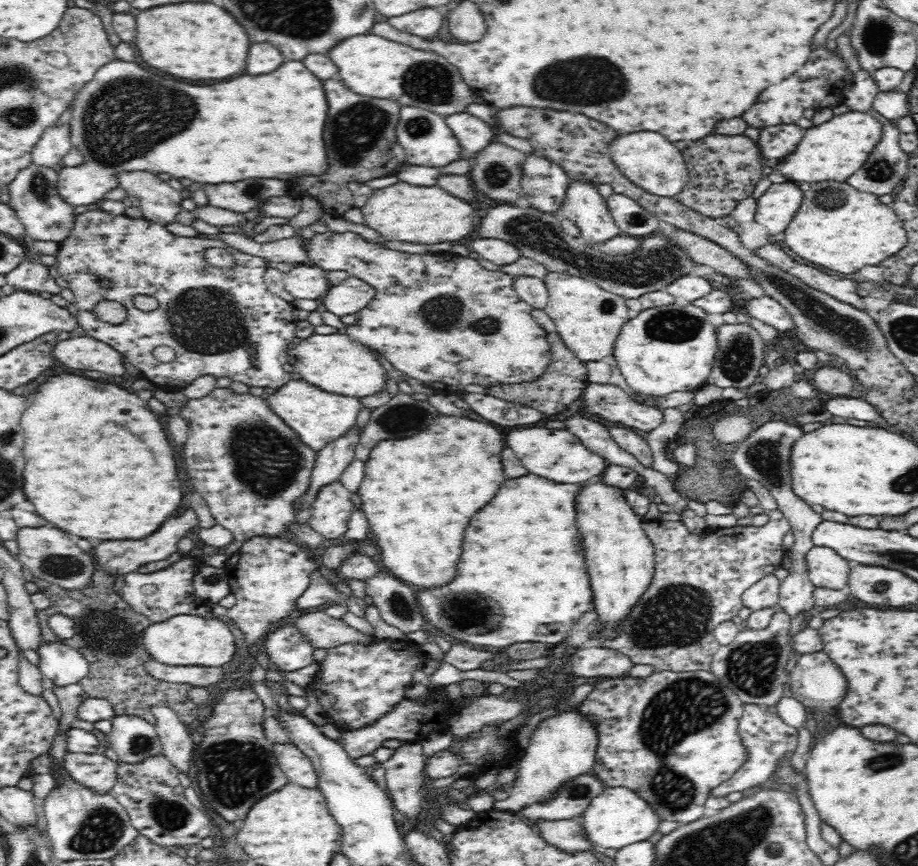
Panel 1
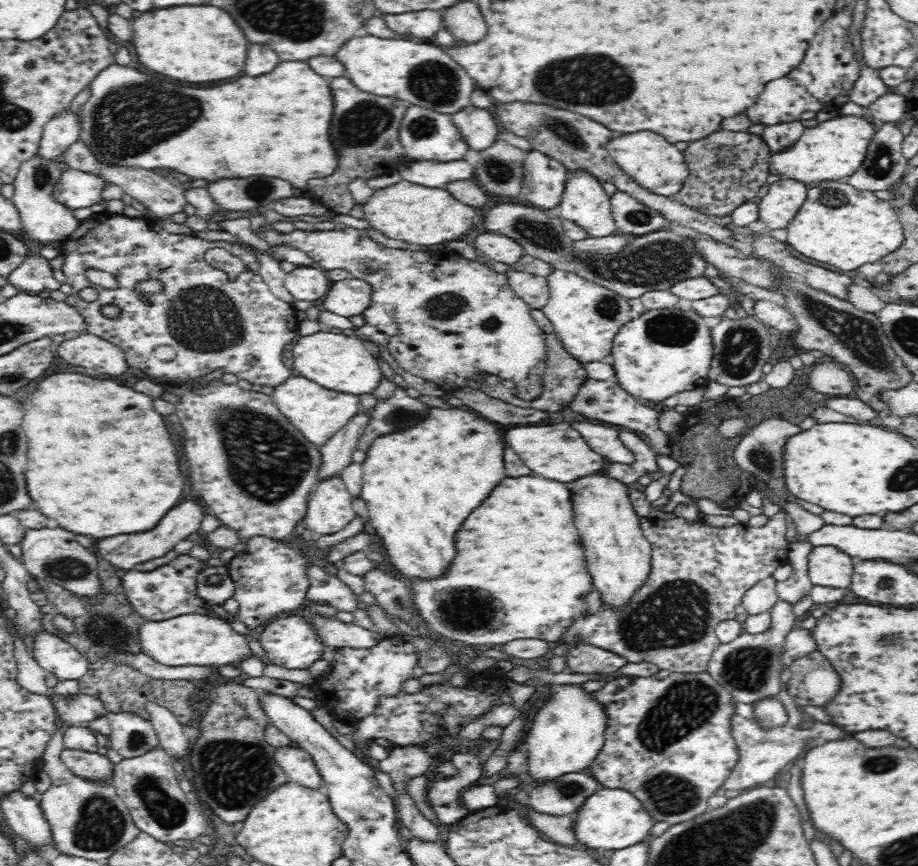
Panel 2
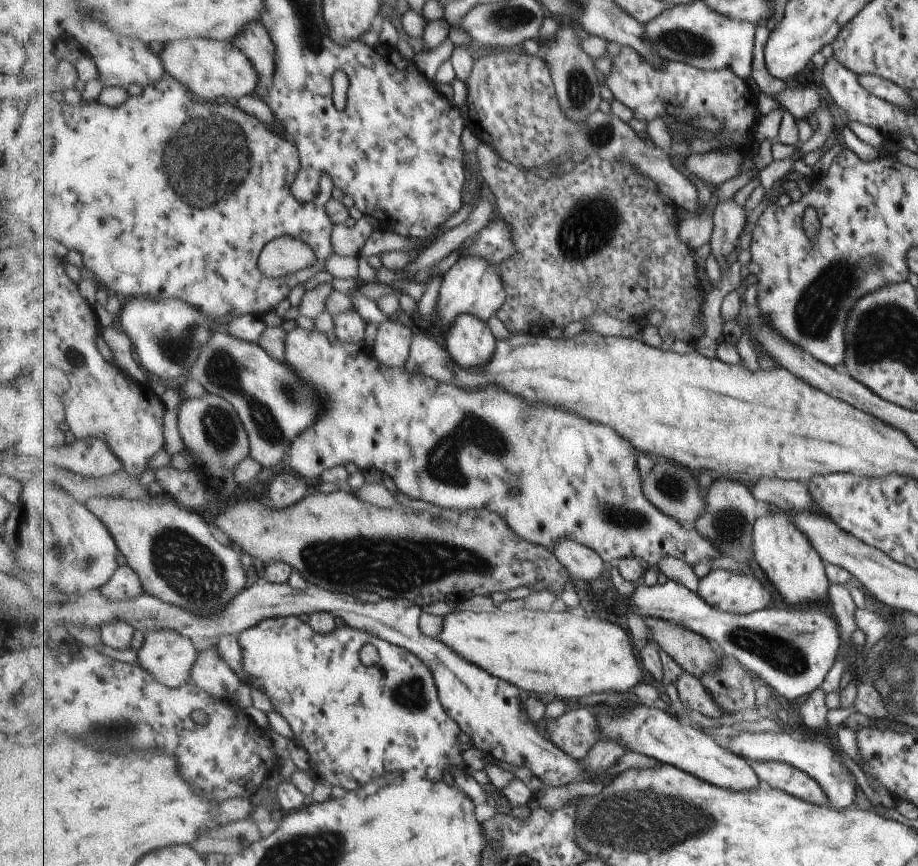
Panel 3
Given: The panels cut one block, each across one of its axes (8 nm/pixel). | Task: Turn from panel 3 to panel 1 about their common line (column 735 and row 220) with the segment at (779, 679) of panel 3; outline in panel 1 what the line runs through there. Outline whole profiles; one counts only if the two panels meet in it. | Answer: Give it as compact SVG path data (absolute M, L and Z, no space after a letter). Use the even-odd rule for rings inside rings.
M612 193L605 201L615 225L624 234L646 238L658 233L657 215L644 210L635 200Z

